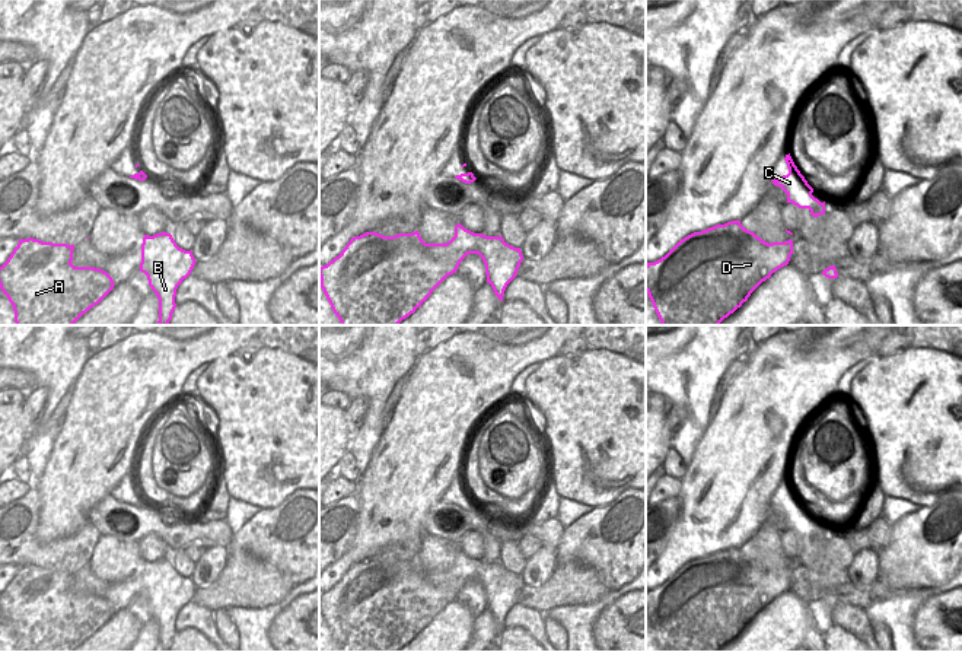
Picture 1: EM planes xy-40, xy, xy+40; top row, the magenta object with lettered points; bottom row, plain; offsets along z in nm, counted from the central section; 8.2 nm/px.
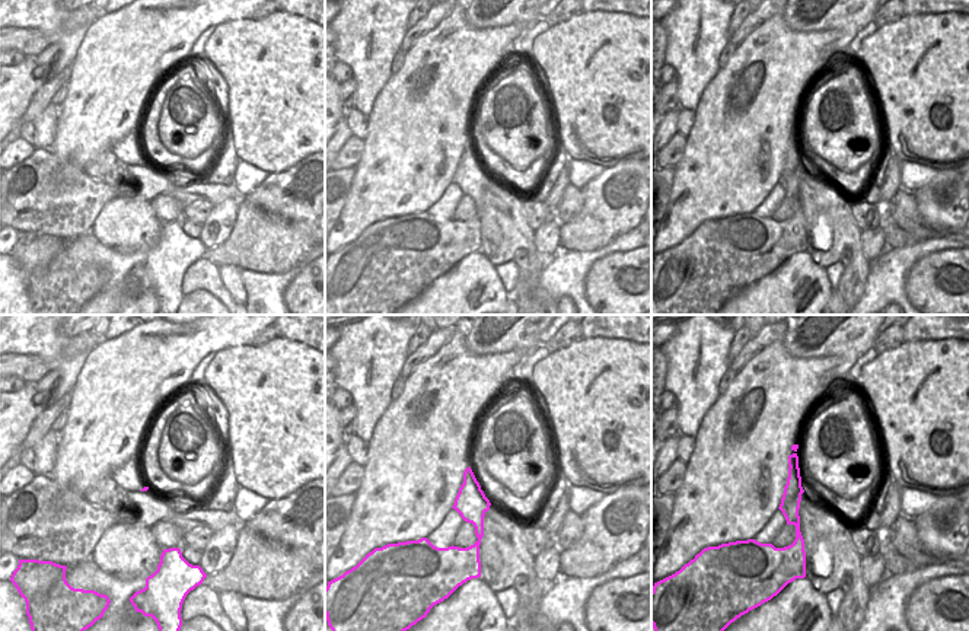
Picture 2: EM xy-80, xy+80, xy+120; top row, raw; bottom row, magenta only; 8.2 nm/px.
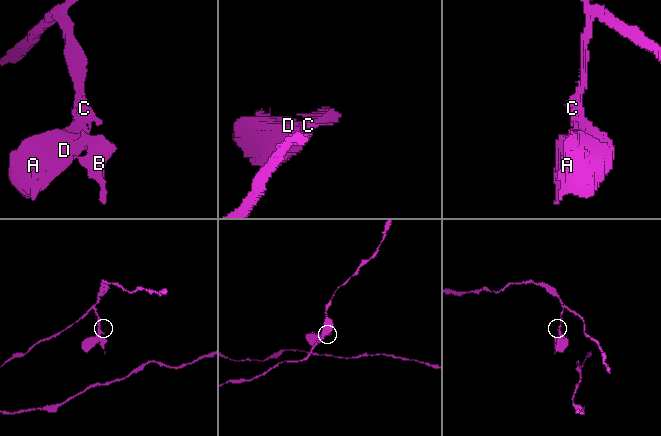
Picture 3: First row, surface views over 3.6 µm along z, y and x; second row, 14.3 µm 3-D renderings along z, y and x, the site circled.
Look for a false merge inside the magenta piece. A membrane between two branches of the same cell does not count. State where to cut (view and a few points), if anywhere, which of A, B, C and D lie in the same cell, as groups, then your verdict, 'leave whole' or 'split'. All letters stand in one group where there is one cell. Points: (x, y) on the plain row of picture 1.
no cut; A B C D; leave whole

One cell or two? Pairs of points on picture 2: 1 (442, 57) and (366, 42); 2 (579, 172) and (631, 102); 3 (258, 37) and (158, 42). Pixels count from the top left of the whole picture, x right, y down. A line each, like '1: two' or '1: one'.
1: two
2: two
3: two

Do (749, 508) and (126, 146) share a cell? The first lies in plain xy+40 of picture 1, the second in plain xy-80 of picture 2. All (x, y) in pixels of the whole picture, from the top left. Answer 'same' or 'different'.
different

